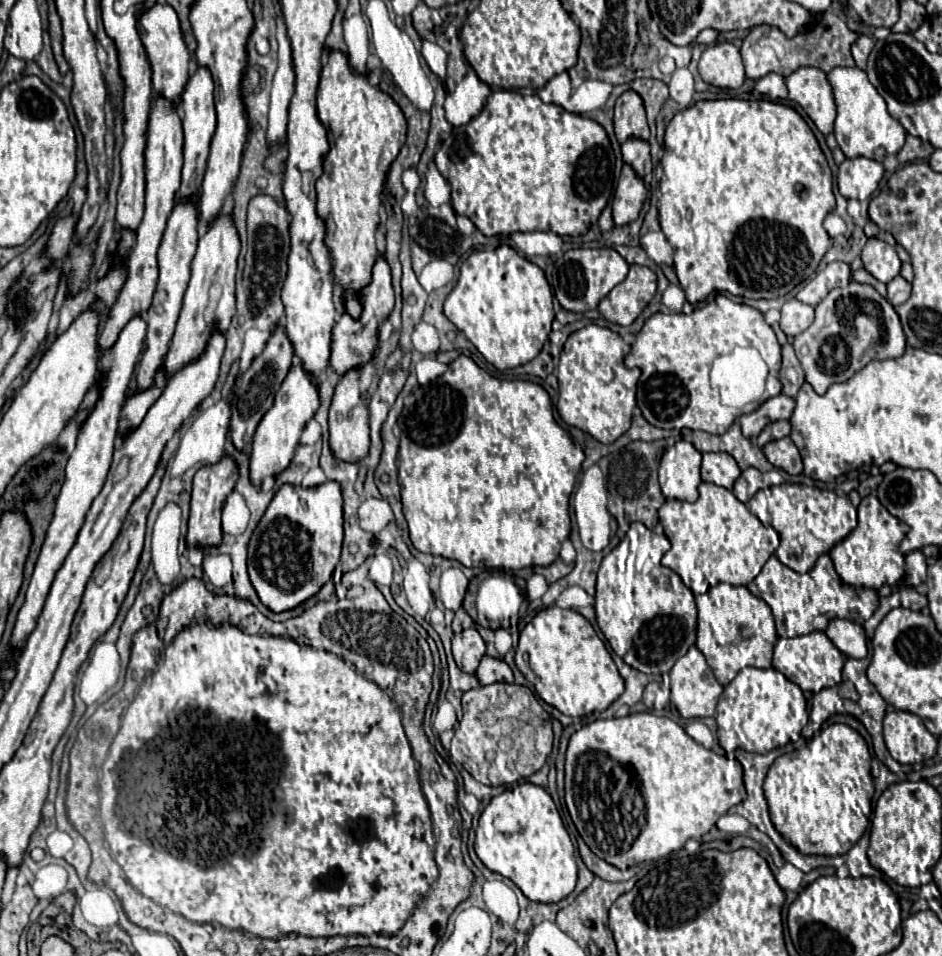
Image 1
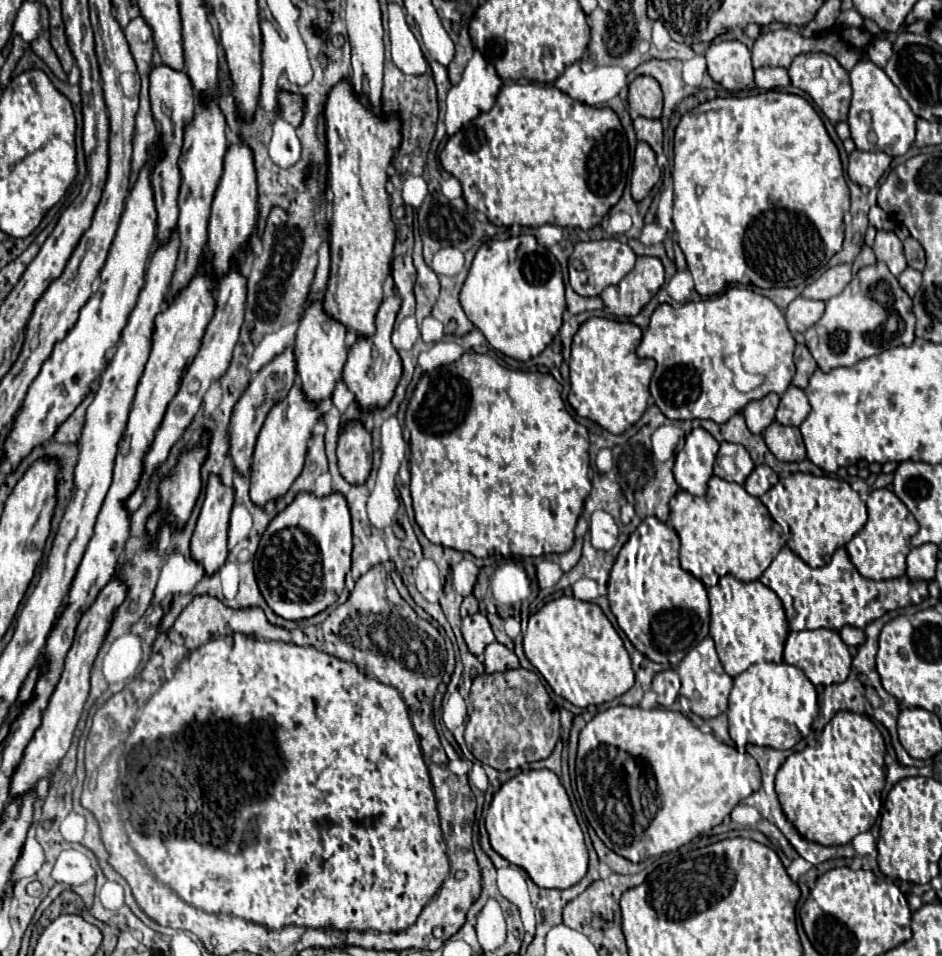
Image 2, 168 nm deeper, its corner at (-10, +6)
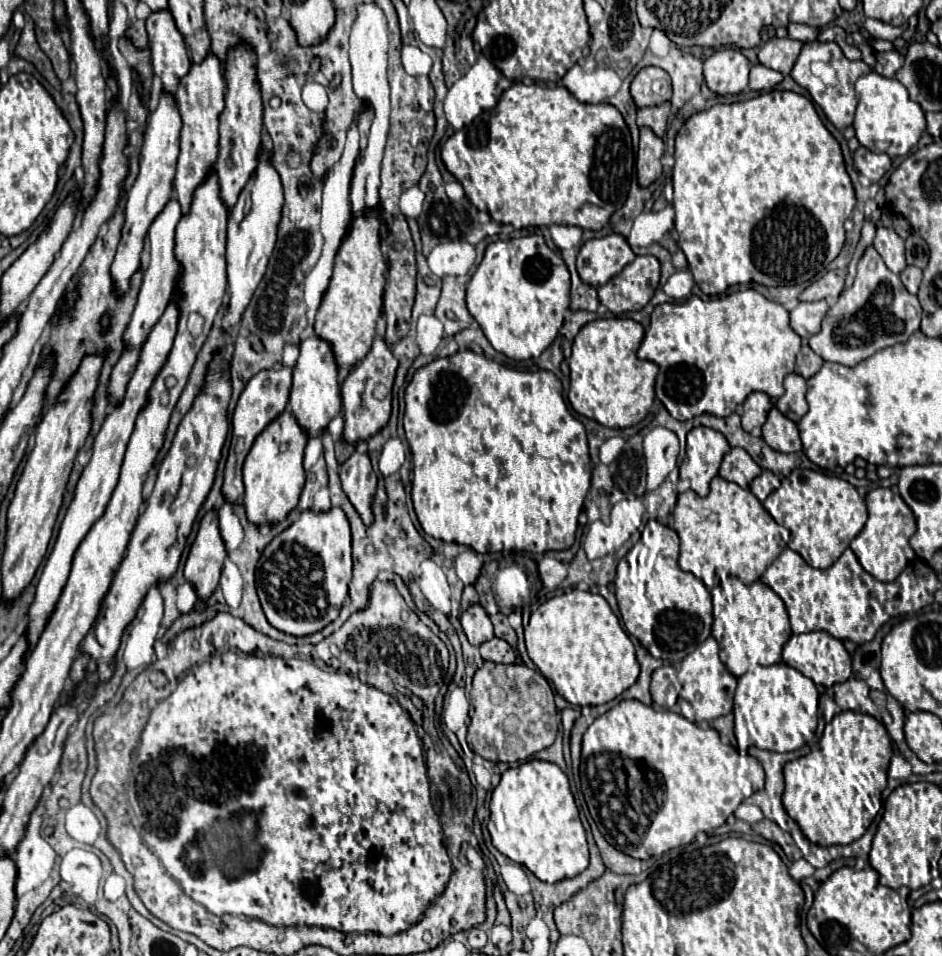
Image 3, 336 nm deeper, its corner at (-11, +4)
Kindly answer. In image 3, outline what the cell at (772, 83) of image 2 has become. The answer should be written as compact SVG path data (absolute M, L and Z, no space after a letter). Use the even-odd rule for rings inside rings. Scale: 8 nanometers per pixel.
M754 65L750 69L750 89L754 89L754 91L772 91L782 79L784 79L784 75L780 75L778 71L772 71L764 65Z

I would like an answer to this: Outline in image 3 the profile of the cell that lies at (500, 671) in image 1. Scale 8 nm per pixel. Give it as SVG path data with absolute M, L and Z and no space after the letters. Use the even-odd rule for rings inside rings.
M498 637L482 643L480 655L484 661L492 661L492 663L514 663L516 661L512 647L504 639L498 639Z

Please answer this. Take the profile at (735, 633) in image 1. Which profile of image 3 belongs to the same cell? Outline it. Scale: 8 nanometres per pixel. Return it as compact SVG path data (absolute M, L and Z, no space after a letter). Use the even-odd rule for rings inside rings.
M728 577L710 593L714 601L712 637L720 645L720 661L734 677L744 675L752 663L774 665L782 661L782 647L792 631L784 601L768 585L760 581L746 585L738 577Z

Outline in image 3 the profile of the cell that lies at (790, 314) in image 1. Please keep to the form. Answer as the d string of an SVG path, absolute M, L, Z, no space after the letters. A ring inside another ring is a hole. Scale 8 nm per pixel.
M816 301L816 303L798 303L790 311L790 327L804 339L820 331L820 323L828 311L826 301Z

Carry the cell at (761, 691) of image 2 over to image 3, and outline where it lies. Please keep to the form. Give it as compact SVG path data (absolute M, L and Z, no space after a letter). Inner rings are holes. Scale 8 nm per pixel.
M786 663L770 667L750 665L750 669L738 677L734 695L734 735L740 753L748 747L768 749L776 753L788 753L800 749L814 737L818 723L819 692L812 679L804 677Z

